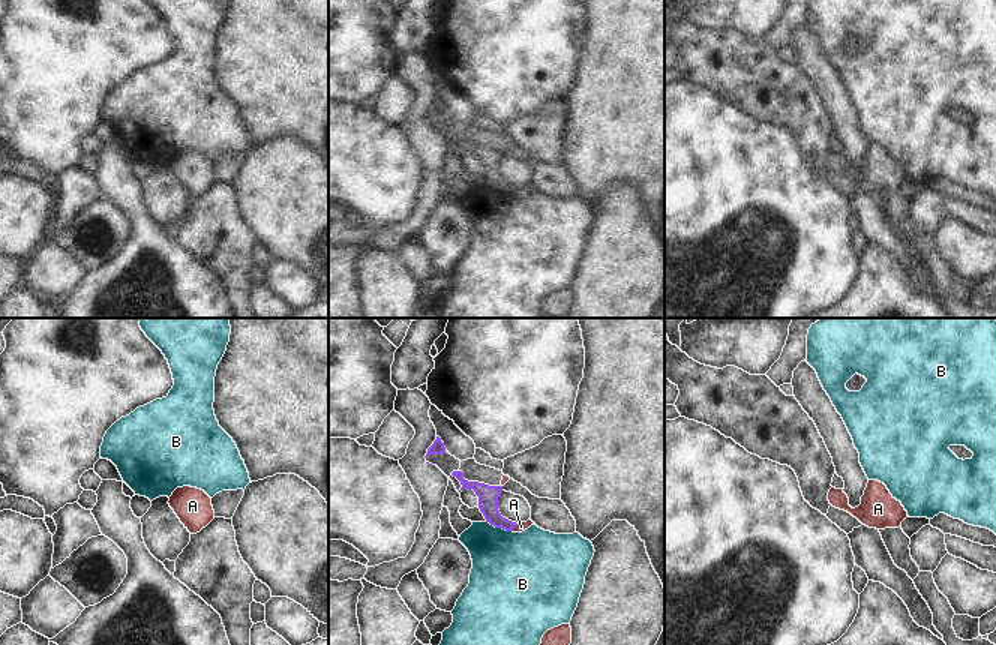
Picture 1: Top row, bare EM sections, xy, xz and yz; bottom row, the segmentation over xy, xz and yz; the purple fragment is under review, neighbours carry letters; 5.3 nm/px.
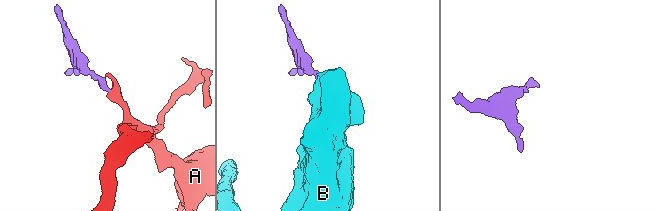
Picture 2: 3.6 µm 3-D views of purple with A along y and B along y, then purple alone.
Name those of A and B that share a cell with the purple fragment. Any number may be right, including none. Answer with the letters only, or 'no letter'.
no letter.

